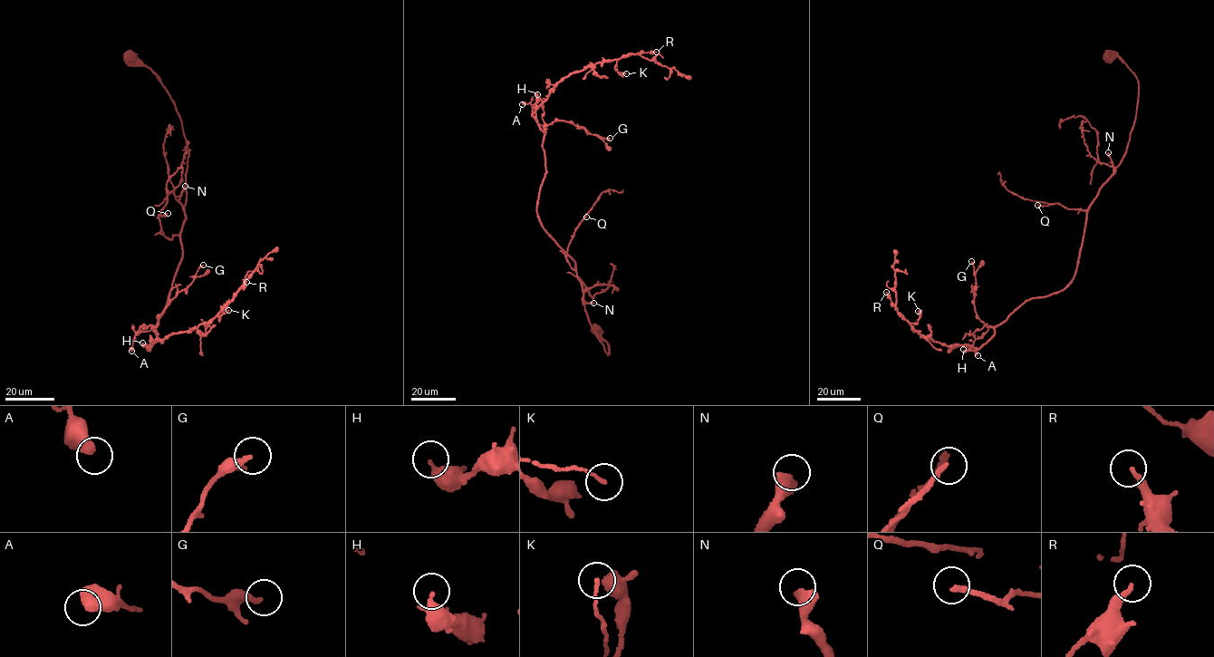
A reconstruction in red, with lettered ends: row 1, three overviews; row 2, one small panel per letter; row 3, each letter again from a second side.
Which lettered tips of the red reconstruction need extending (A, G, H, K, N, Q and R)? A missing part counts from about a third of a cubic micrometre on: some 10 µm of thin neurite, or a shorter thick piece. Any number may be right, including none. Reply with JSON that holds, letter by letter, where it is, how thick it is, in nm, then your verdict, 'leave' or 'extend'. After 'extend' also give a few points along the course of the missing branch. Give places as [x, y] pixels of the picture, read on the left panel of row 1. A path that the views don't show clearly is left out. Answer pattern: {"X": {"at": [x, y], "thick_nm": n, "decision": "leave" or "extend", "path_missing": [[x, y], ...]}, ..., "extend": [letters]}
{"A": {"at": [131, 351], "thick_nm": 600, "decision": "leave"}, "G": {"at": [203, 265], "thick_nm": 300, "decision": "leave"}, "H": {"at": [142, 342], "thick_nm": 360, "decision": "leave"}, "K": {"at": [228, 310], "thick_nm": 130, "decision": "leave"}, "N": {"at": [185, 186], "thick_nm": 480, "decision": "extend", "path_missing": [[185, 186], [195, 174], [200, 173], [207, 178]]}, "Q": {"at": [168, 213], "thick_nm": 200, "decision": "leave"}, "R": {"at": [246, 282], "thick_nm": 220, "decision": "leave"}, "extend": ["N"]}

